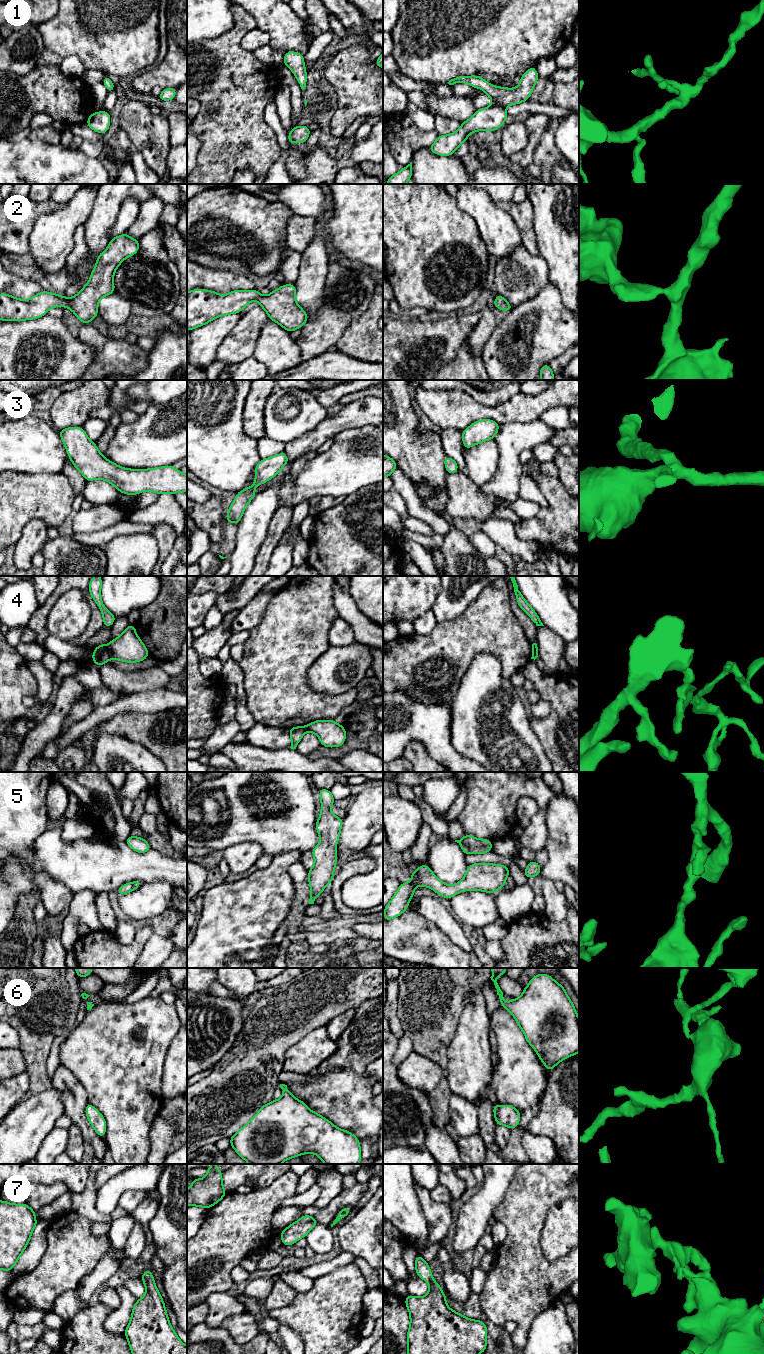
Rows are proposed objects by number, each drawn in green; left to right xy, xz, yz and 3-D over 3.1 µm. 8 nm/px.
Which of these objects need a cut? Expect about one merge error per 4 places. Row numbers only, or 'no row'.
4

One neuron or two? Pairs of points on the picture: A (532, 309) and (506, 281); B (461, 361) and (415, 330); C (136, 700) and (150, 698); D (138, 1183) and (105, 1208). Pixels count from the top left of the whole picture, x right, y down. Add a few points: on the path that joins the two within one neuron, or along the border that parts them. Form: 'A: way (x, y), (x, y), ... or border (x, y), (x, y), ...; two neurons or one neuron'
A: border (543, 287), (534, 296), (514, 307); two neurons
B: border (467, 338), (457, 354), (438, 369); two neurons
C: way (139, 700), (147, 700); one neuron
D: way (128, 1183), (124, 1183), (109, 1198); one neuron

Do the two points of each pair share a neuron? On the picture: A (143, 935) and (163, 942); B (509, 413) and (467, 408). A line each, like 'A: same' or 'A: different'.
A: different
B: same

